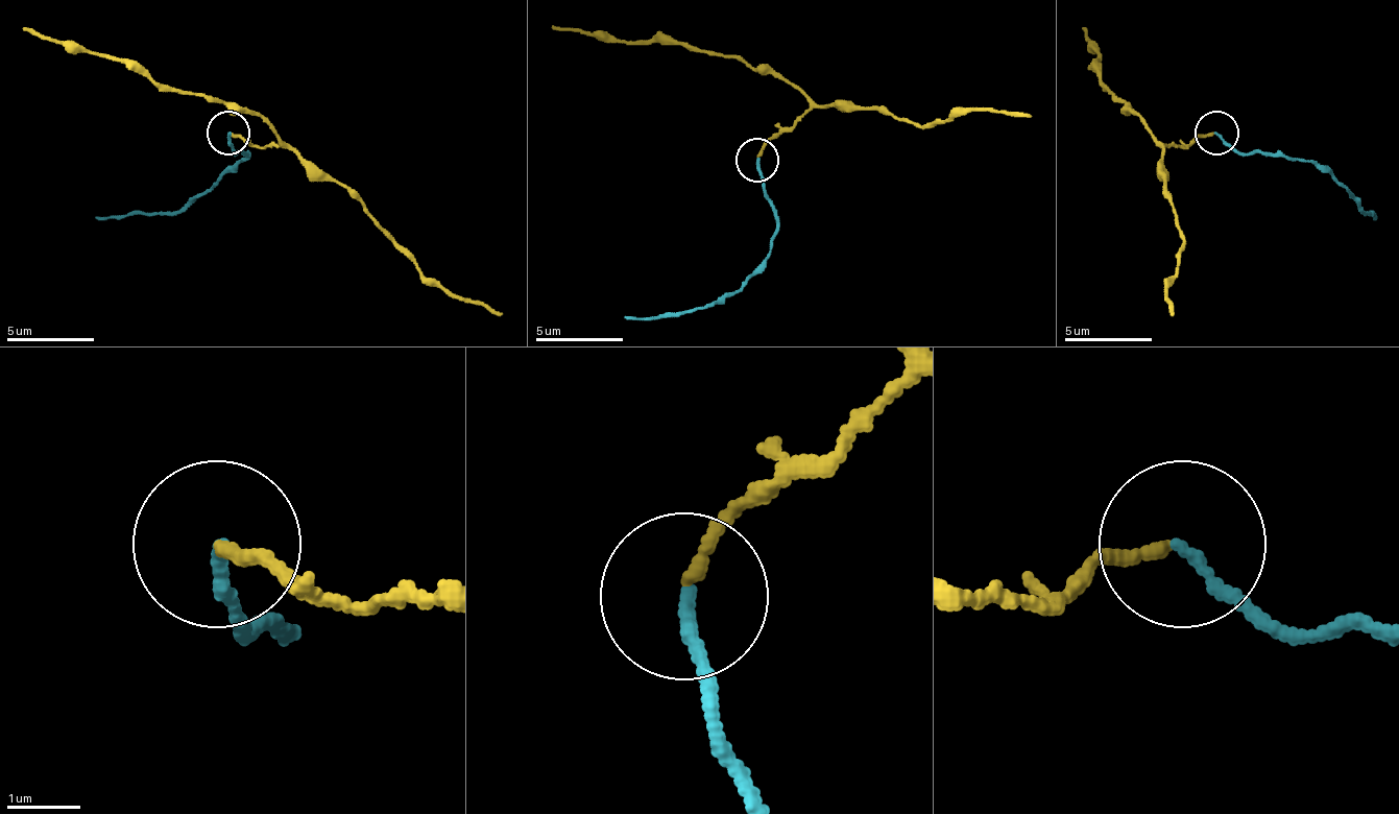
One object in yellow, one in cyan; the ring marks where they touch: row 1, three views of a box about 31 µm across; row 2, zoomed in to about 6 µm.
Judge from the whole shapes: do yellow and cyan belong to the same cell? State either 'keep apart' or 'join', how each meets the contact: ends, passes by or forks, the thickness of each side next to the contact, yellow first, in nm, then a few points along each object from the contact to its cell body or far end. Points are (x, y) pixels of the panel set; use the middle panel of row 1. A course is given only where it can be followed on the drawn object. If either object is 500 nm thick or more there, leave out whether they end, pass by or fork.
join | yellow ends | cyan ends | 160/180 nm | yellow via (756, 159), (803, 111), (809, 102), (787, 80), (739, 58), (647, 41), (595, 37), (551, 24) | cyan via (756, 159), (777, 224), (769, 259), (739, 289), (703, 307), (647, 319), (625, 315)

